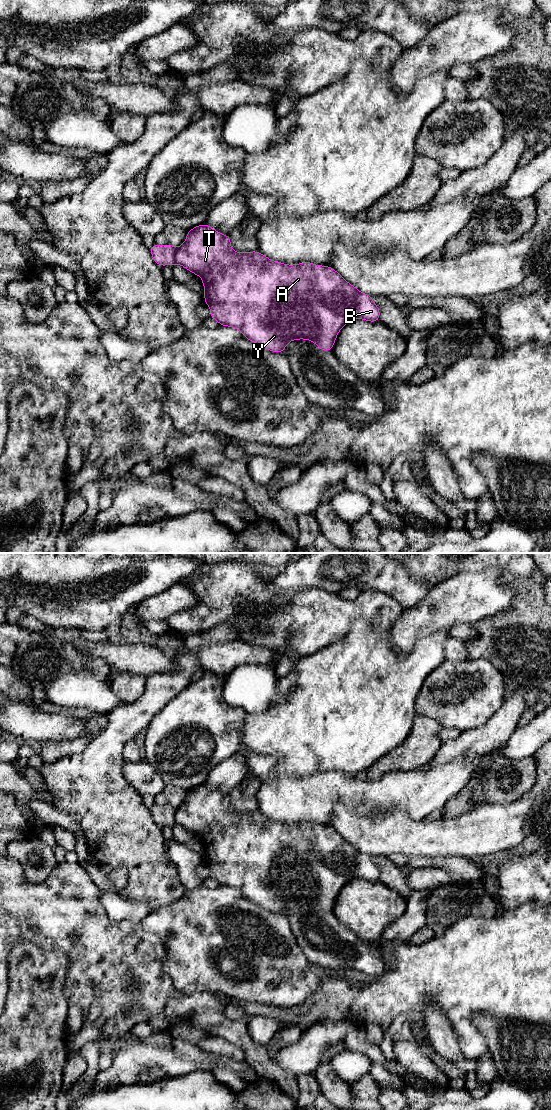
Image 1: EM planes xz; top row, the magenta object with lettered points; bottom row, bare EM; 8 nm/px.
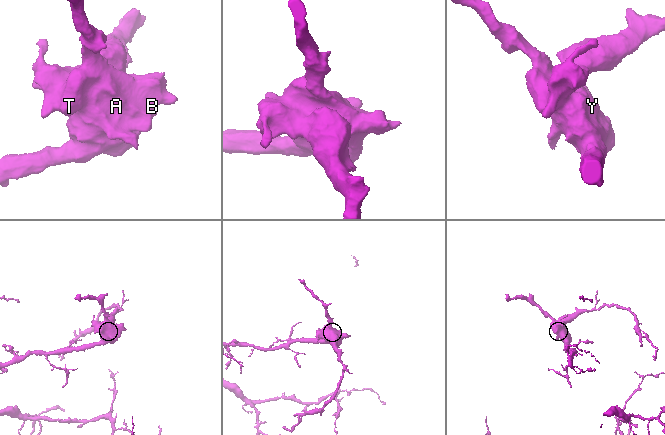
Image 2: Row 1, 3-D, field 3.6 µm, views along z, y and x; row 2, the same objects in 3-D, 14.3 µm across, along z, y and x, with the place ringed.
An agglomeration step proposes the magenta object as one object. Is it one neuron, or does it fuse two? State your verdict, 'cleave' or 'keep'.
keep

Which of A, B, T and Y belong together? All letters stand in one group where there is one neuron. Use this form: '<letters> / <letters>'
A B T Y

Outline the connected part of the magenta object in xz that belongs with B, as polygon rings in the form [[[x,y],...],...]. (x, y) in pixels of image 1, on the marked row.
[[[207,224],[189,230],[185,242],[178,248],[167,243],[163,246],[154,244],[149,250],[159,266],[182,265],[202,278],[204,301],[210,307],[212,319],[221,326],[240,330],[246,339],[276,353],[282,353],[290,341],[299,339],[313,341],[322,351],[330,351],[339,331],[347,323],[354,319],[379,321],[380,309],[372,297],[361,293],[330,266],[314,265],[308,261],[287,265],[273,261],[258,251],[235,252],[229,235],[223,235]]]

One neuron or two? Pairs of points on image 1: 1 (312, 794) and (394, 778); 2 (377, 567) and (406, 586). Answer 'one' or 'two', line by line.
1: one
2: one

